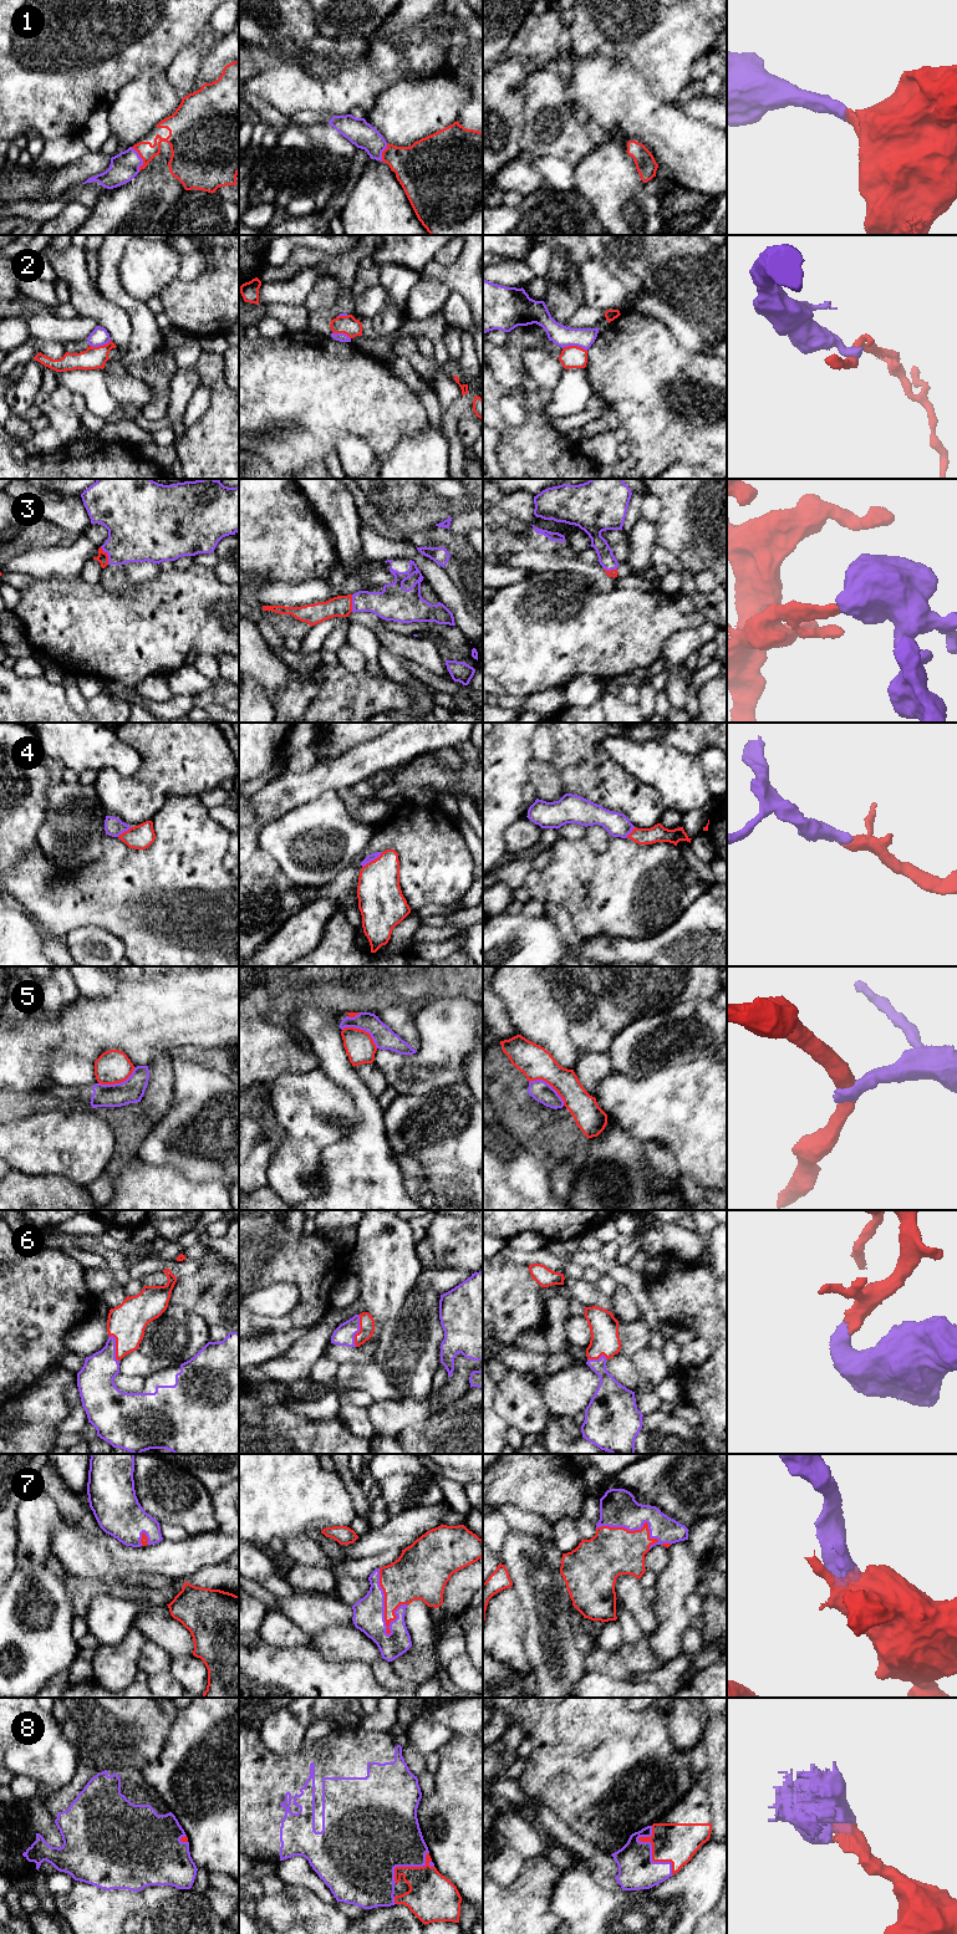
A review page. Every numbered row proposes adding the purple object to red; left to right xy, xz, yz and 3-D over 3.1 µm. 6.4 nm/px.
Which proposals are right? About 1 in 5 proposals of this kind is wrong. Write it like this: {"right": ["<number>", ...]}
{"right": ["1", "3", "4", "6", "7", "8"]}

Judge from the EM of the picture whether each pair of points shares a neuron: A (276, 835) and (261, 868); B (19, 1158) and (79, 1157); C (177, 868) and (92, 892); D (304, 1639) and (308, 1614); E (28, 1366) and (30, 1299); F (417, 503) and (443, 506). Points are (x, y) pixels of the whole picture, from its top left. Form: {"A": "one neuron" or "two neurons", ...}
{"A": "two neurons", "B": "one neuron", "C": "one neuron", "D": "two neurons", "E": "one neuron", "F": "one neuron"}

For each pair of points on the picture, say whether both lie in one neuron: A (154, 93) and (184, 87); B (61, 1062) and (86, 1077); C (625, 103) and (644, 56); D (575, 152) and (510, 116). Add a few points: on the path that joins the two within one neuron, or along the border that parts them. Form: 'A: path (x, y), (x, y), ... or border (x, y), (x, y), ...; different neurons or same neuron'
A: border (164, 70), (168, 82), (182, 97); different neurons
B: path (67, 1068), (80, 1072); same neuron
C: border (611, 59), (629, 62), (655, 95); different neurons
D: border (527, 95), (520, 149); different neurons

